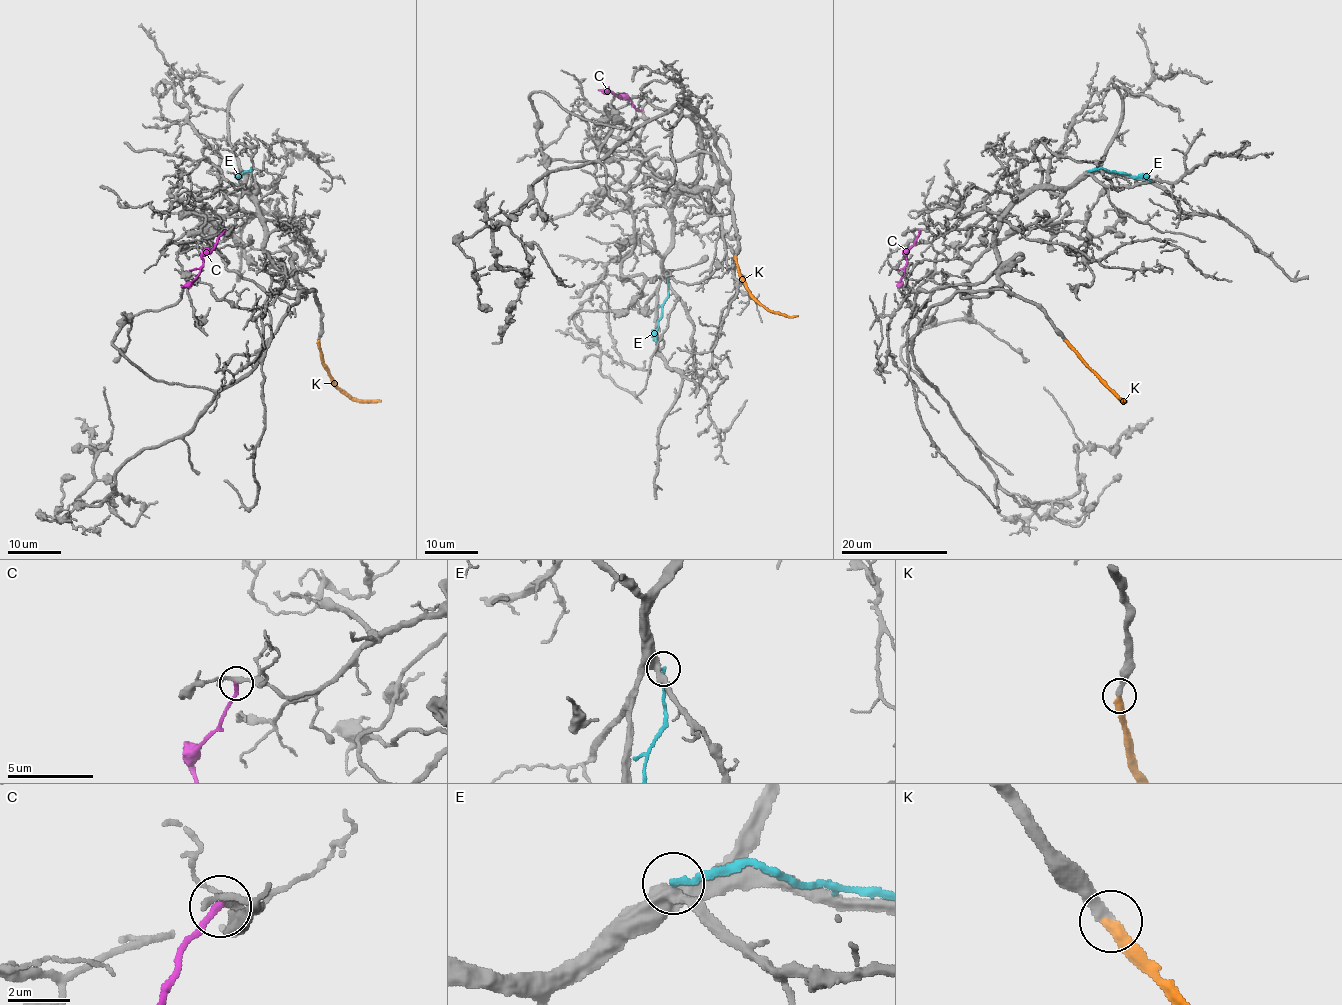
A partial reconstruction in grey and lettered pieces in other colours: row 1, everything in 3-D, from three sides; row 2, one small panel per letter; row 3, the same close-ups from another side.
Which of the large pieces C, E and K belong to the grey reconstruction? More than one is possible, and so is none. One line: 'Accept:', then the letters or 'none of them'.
Accept: K

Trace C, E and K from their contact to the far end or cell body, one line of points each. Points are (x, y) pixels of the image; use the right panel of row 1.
C: (919, 231), (908, 249), (899, 287)
E: (1087, 171), (1105, 168), (1151, 181)
K: (1066, 340), (1086, 366), (1125, 402)

